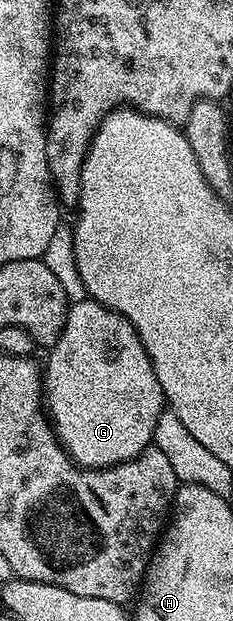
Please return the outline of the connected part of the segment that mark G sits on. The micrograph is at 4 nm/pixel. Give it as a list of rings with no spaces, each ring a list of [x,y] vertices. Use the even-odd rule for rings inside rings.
[[[93,298],[68,306],[61,337],[46,352],[47,367],[43,371],[45,410],[67,456],[80,467],[115,467],[137,457],[152,446],[157,417],[165,410],[161,381],[153,373],[149,353],[141,345],[137,329],[121,313],[111,311]]]

